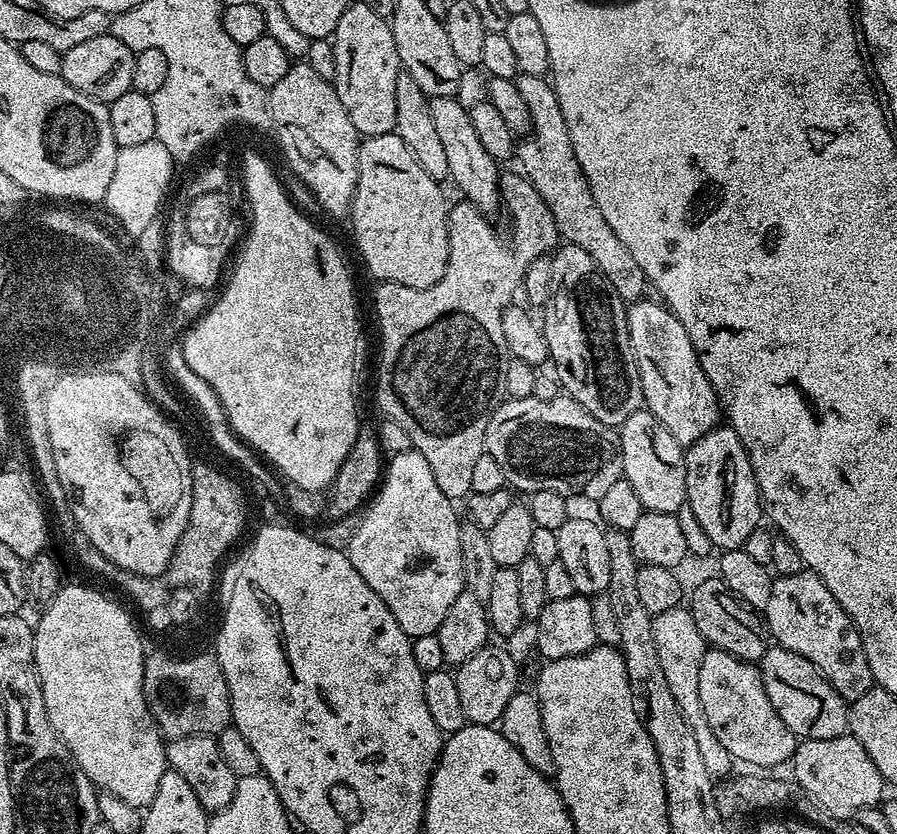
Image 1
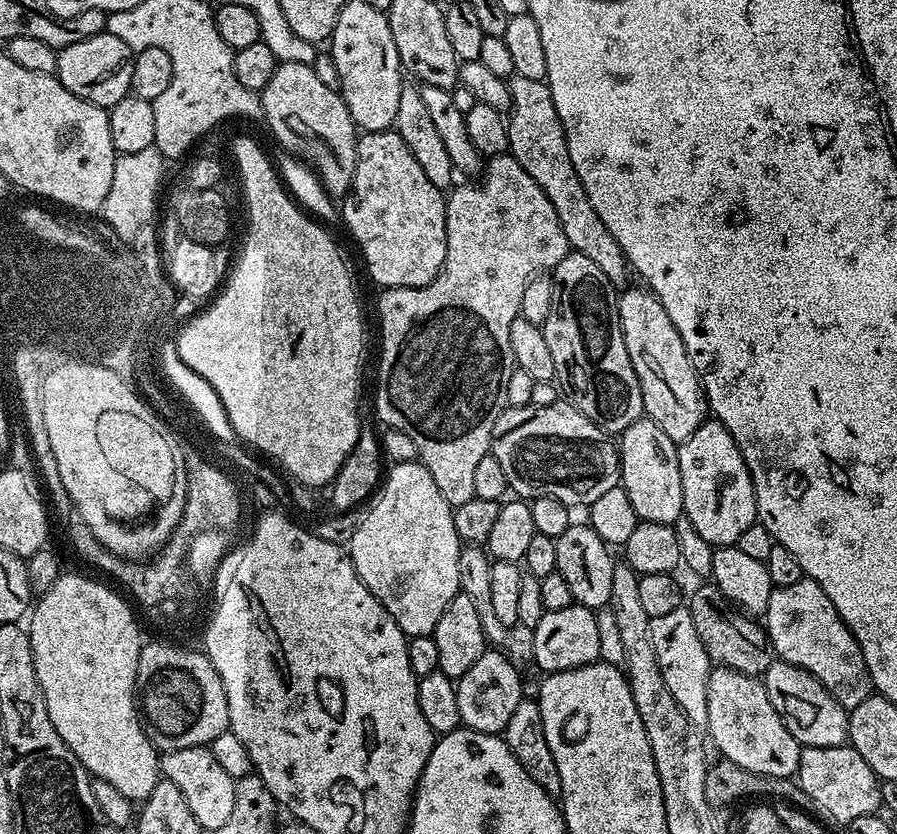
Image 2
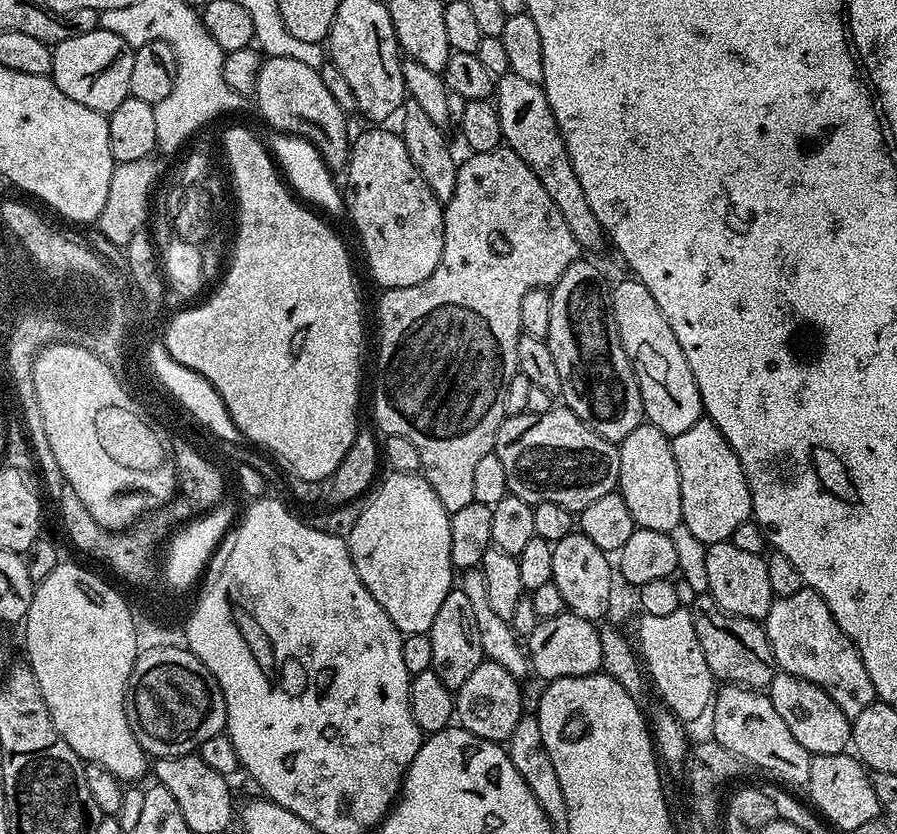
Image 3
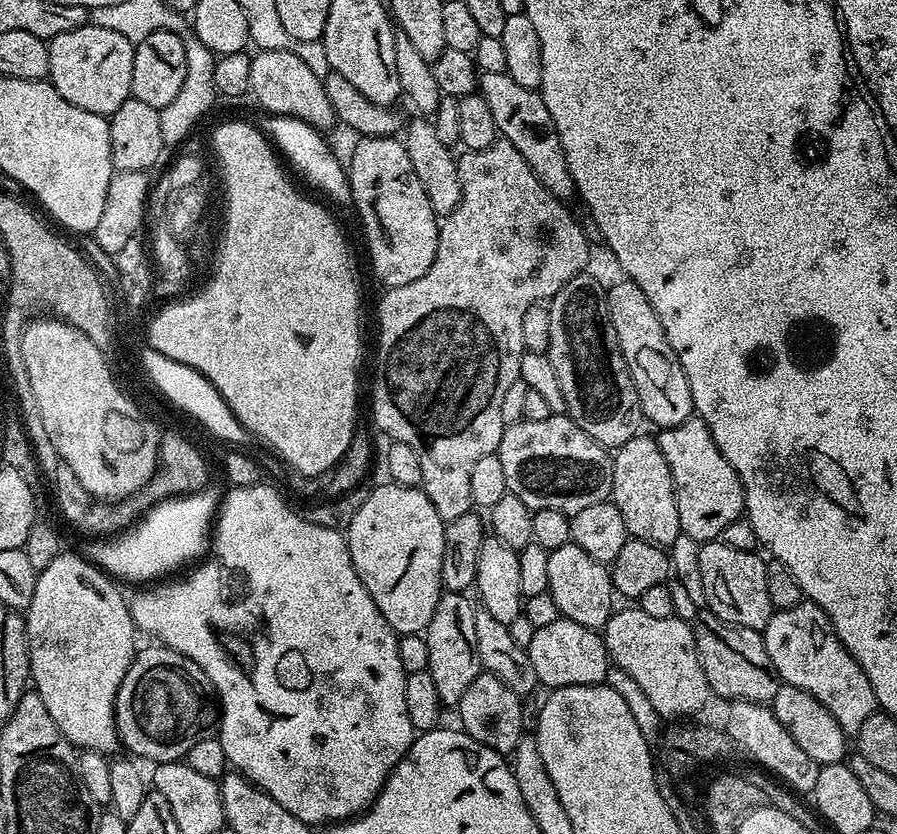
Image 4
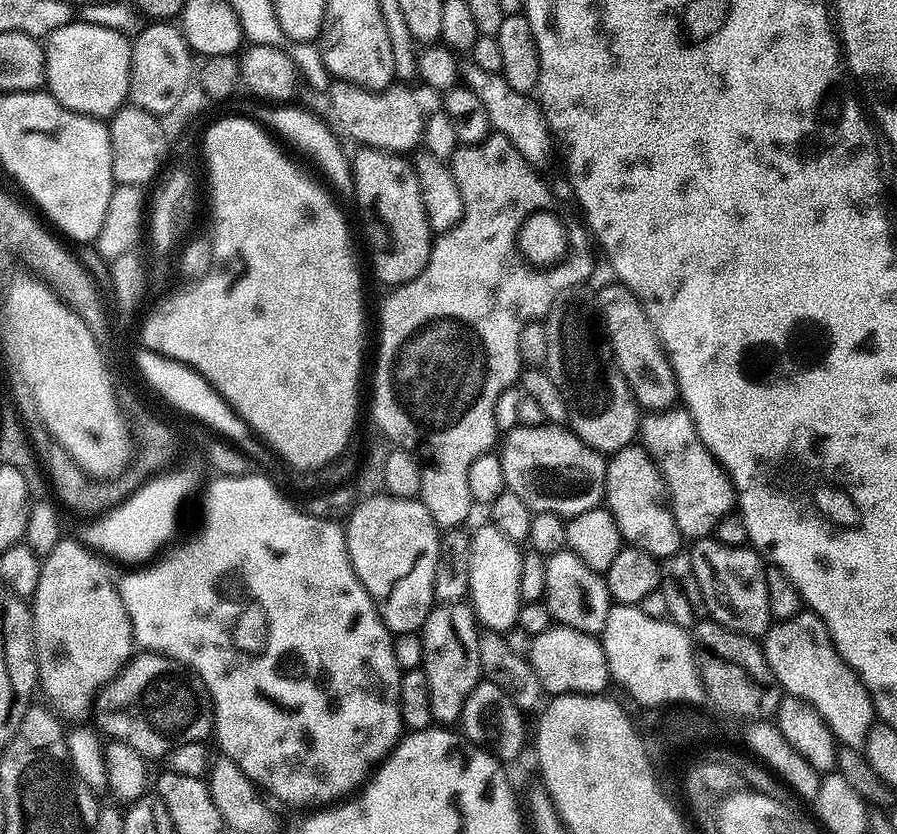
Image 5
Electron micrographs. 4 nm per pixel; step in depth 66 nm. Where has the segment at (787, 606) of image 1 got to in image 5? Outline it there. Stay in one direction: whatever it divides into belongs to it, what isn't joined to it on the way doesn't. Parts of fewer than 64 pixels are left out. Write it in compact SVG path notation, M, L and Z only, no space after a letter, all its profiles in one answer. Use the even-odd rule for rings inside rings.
M802 610L794 618L775 621L764 633L762 647L781 689L814 706L841 745L863 749L866 734L877 719L876 707L860 676L838 654L822 618Z

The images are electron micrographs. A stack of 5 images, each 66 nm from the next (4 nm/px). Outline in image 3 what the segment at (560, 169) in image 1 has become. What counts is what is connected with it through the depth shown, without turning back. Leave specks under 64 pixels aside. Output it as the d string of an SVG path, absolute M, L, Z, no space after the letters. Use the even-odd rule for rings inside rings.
M508 71L505 76L499 77L495 81L494 103L496 112L500 115L500 125L504 135L503 143L512 148L514 154L518 154L518 158L522 158L522 162L526 162L526 166L530 166L530 170L534 170L534 178L538 178L538 182L542 182L546 194L550 194L550 198L554 202L554 206L558 206L562 218L566 218L566 226L570 226L570 234L574 234L581 249L596 248L600 243L605 243L604 227L598 222L598 218L594 218L594 210L590 210L590 202L586 202L586 194L582 194L578 174L574 174L570 154L566 150L560 127L550 110L550 102L546 98L543 87L534 82L525 82L524 79L518 78L518 74Z

